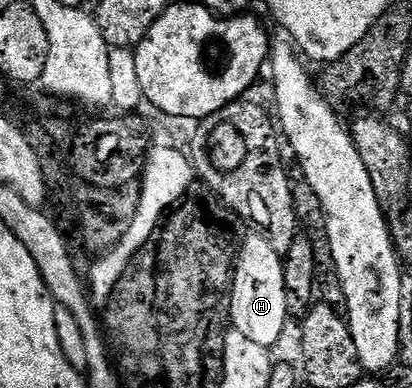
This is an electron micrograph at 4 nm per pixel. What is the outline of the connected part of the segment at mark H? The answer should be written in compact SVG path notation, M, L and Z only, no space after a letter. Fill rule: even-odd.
M249 233L238 250L236 268L232 276L231 325L242 336L271 348L282 334L283 326L290 321L286 308L284 258L270 248L261 234Z

